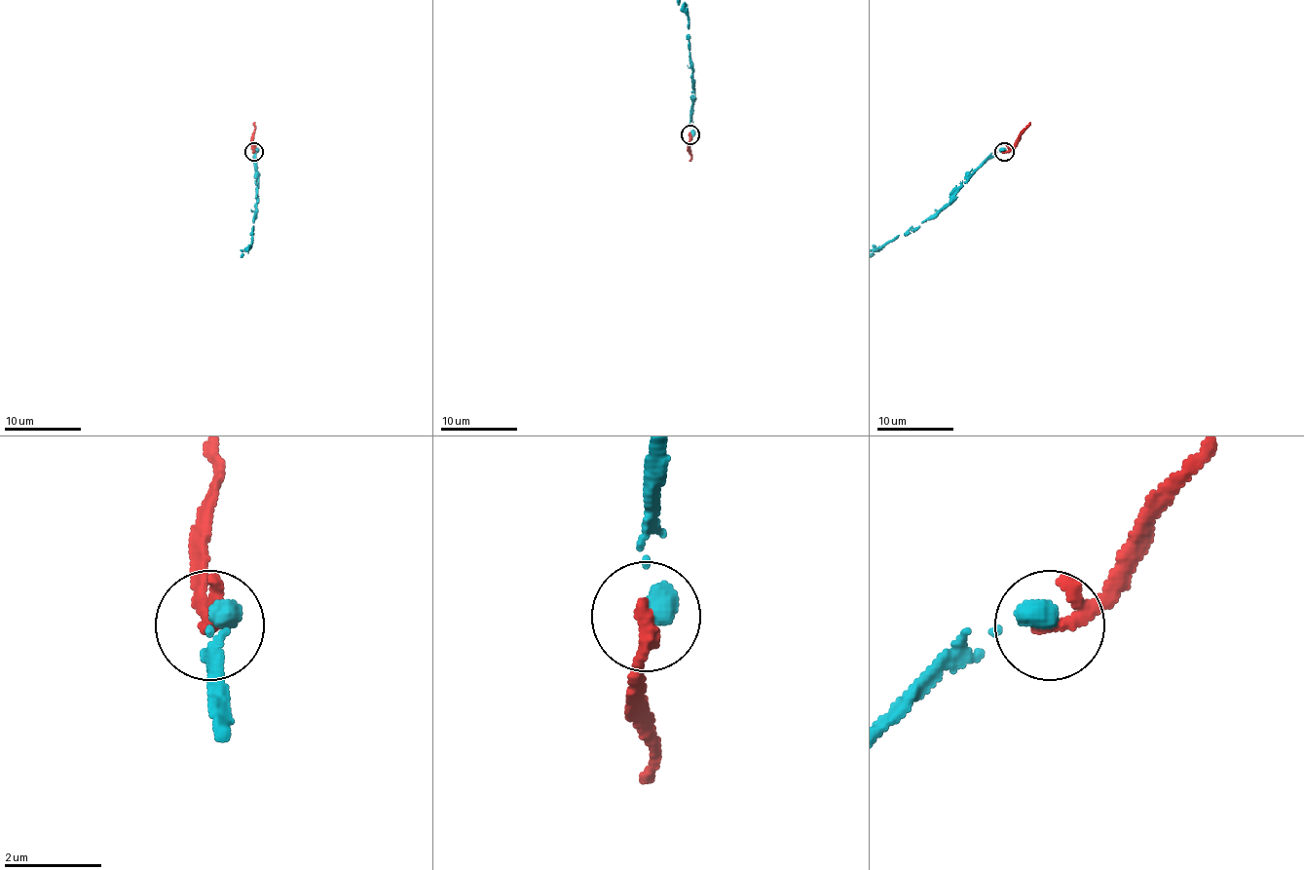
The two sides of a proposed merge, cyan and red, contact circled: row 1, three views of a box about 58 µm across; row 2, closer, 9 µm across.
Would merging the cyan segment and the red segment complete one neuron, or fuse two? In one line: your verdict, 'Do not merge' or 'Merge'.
Merge

